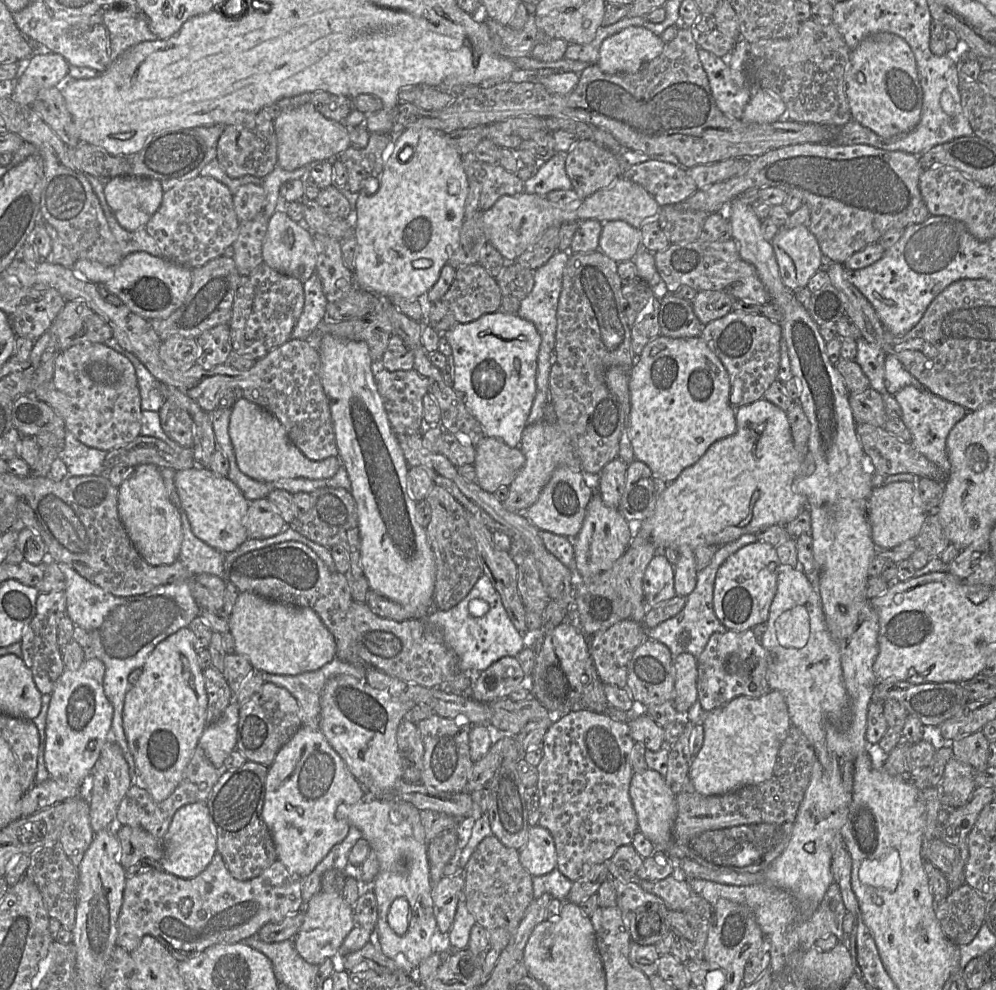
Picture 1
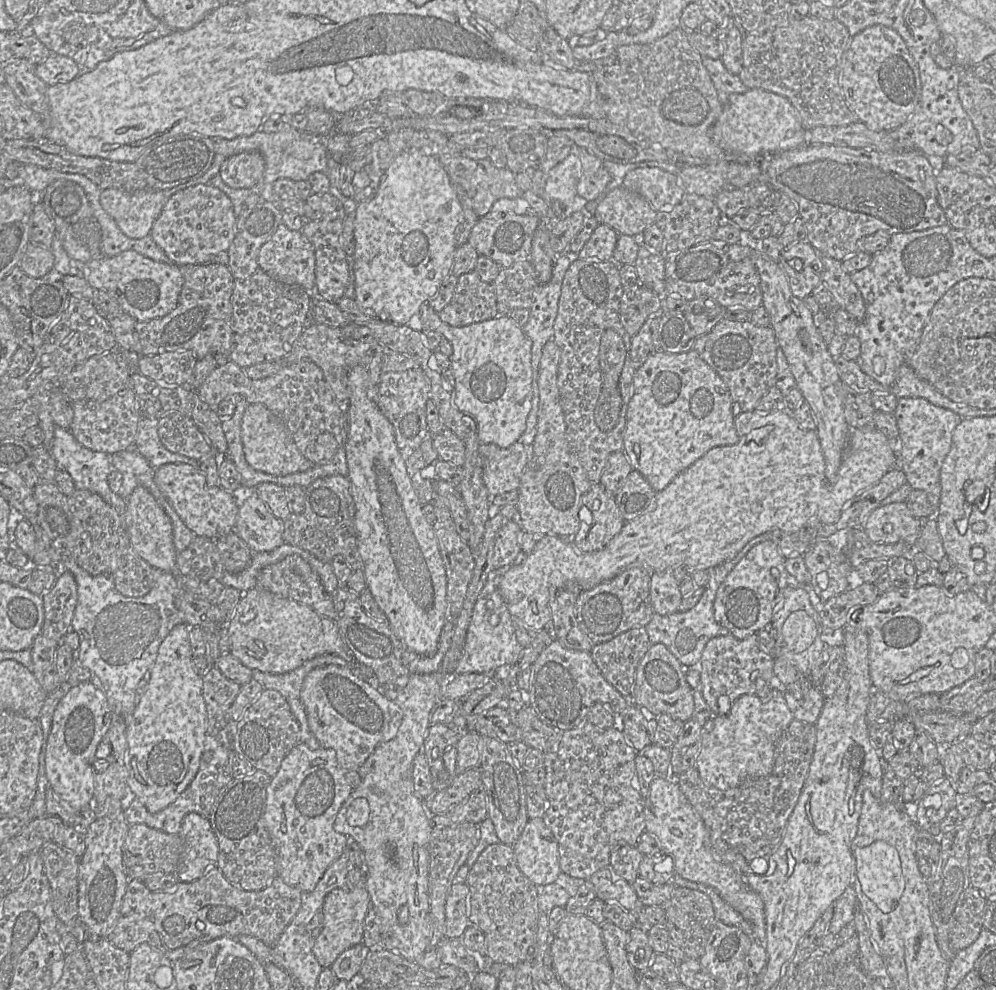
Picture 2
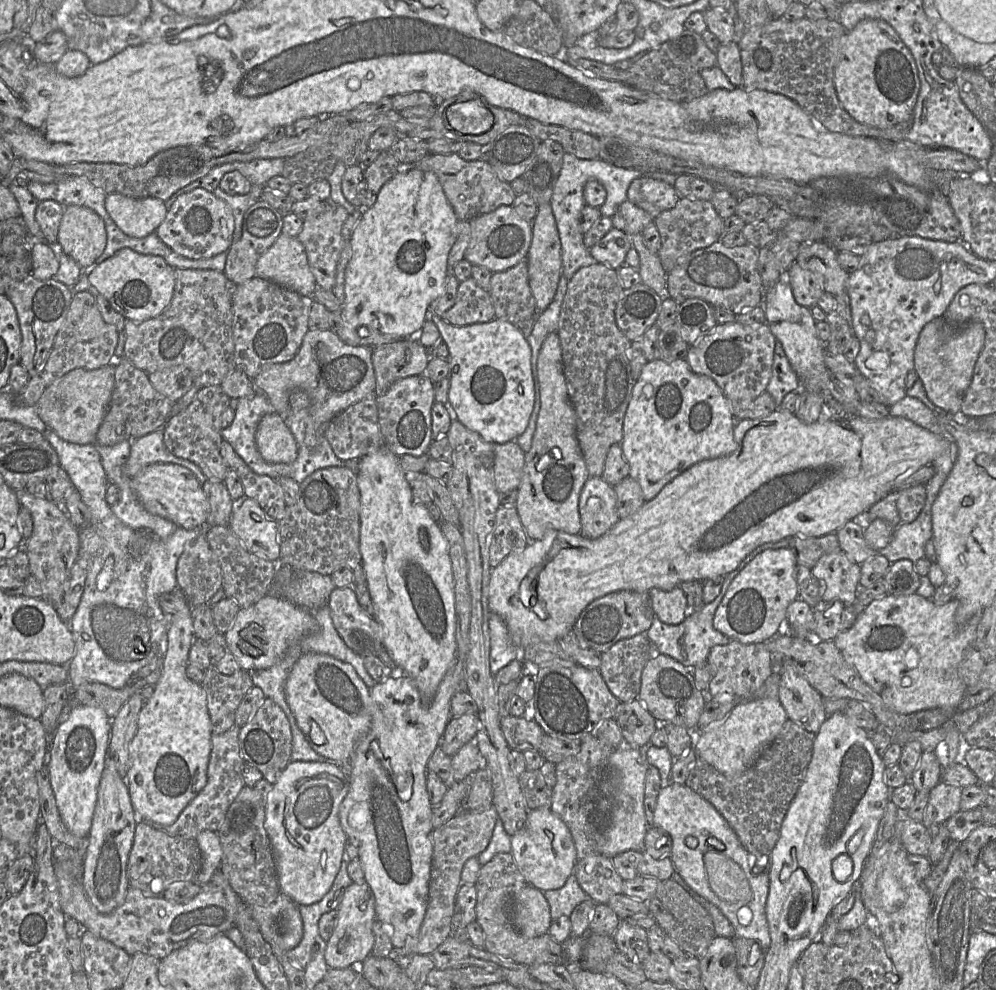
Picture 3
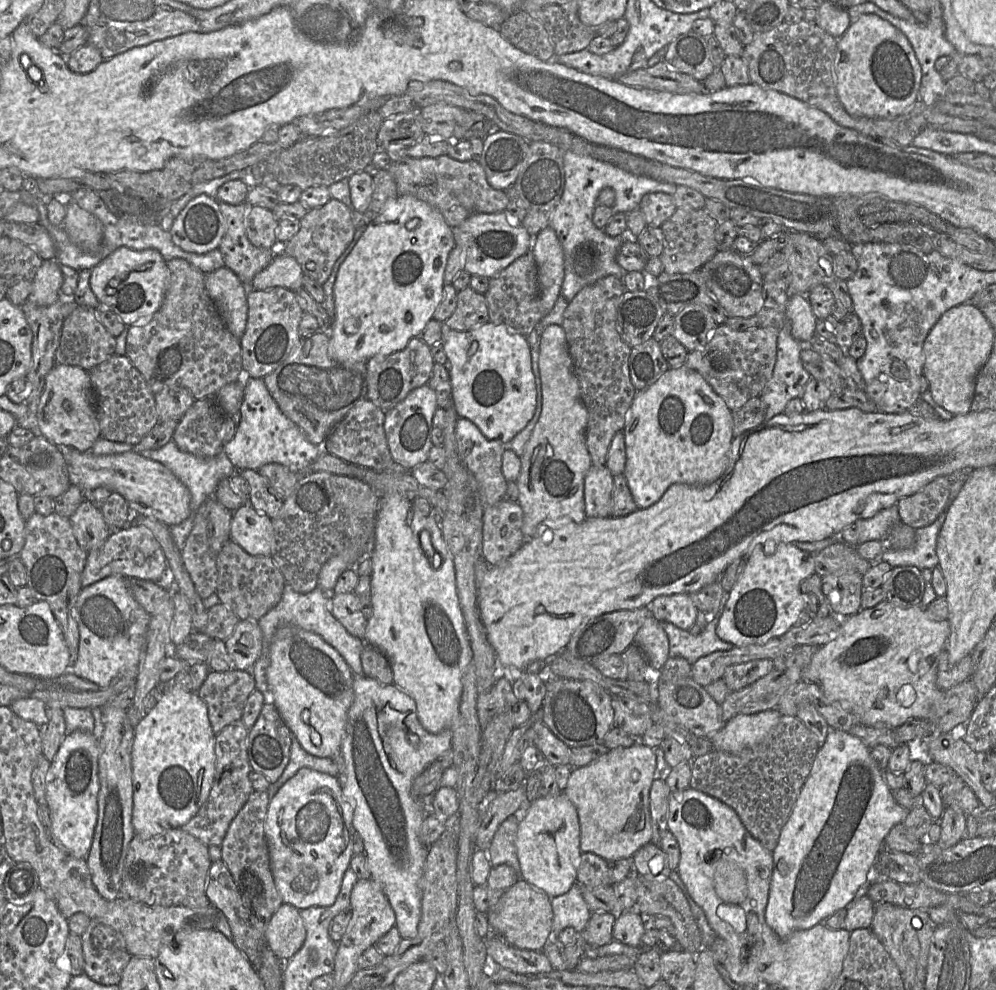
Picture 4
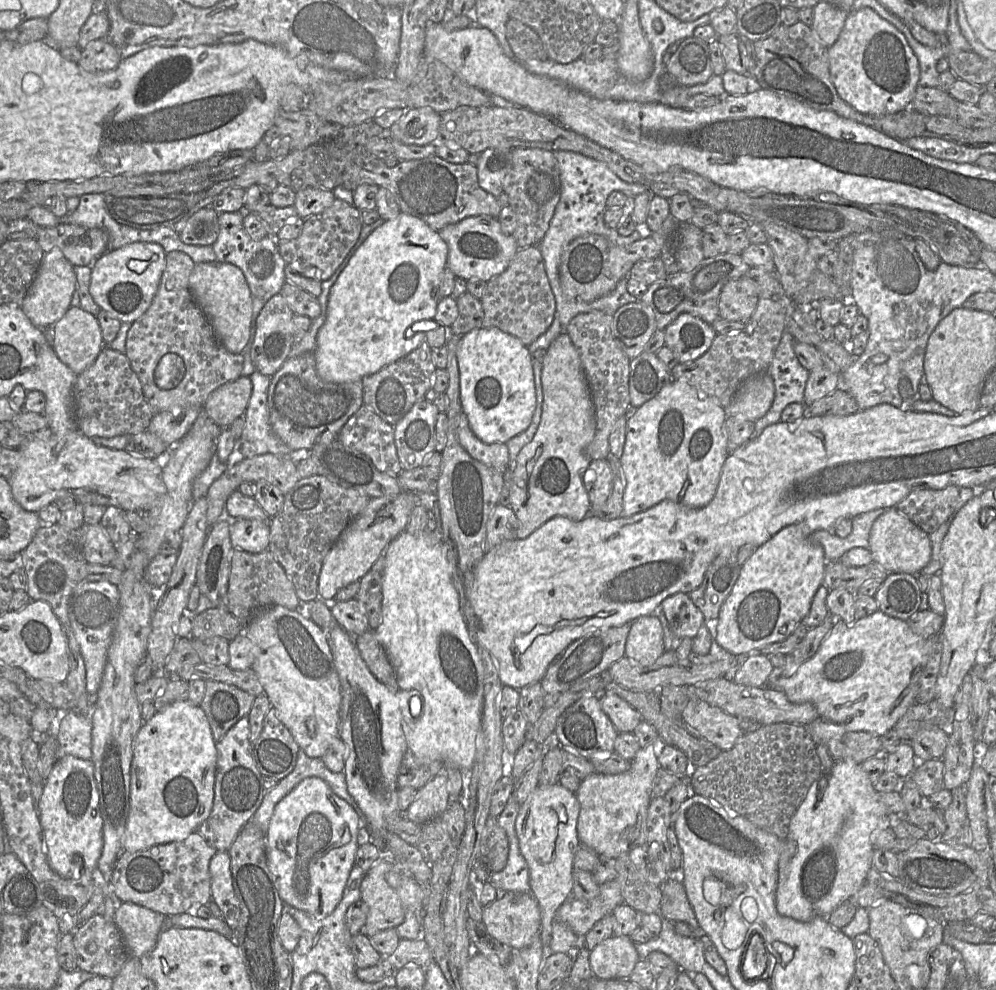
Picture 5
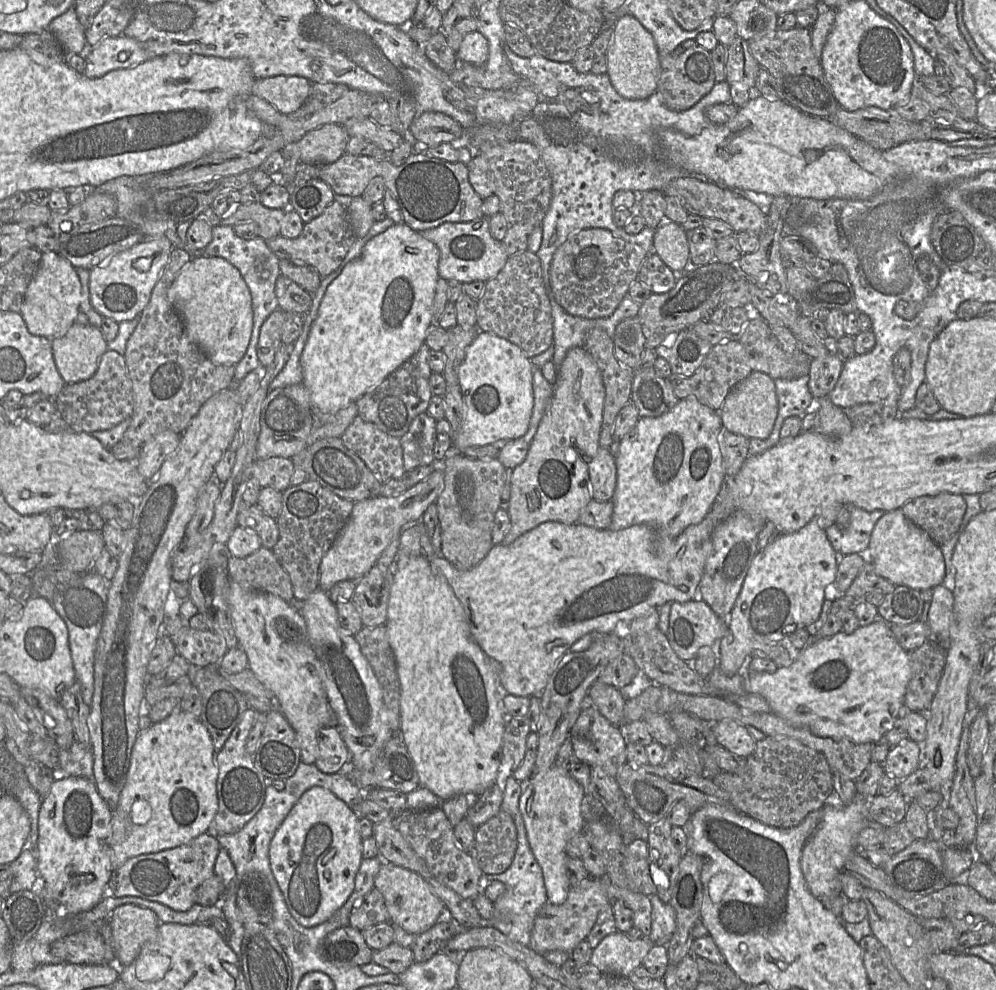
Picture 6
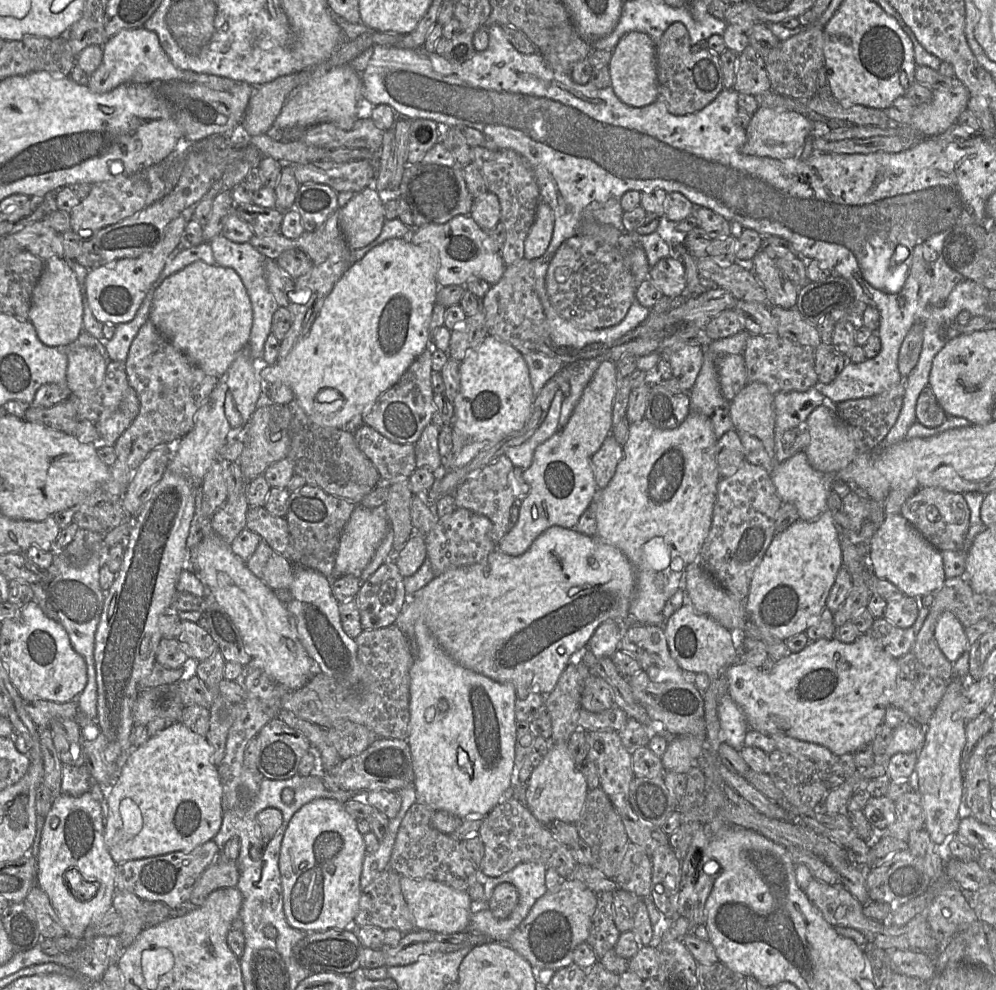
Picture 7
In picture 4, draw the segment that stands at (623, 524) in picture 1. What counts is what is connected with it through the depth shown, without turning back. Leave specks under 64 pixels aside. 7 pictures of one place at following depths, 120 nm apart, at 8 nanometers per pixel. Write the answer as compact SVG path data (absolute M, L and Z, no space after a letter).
M592 465L584 479L586 518L610 517L613 489L613 475L606 465Z

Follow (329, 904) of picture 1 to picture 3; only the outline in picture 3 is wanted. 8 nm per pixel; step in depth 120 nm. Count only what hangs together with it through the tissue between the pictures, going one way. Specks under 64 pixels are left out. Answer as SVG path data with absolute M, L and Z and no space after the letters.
M352 883L337 908L338 918L333 934L326 942L324 959L329 969L358 967L370 954L374 944L372 927L376 919L375 898L367 883Z

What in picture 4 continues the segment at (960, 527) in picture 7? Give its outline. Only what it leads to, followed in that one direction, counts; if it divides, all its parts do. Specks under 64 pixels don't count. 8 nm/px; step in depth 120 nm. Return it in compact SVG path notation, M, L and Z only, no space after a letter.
M940 476L918 492L896 503L901 523L923 528L931 525L943 511L950 496L951 479Z

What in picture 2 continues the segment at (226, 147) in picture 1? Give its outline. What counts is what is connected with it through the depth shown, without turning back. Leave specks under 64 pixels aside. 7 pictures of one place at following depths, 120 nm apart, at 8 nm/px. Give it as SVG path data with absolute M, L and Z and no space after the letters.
M257 151L243 152L227 158L221 165L223 182L234 189L256 189L265 170L265 161Z

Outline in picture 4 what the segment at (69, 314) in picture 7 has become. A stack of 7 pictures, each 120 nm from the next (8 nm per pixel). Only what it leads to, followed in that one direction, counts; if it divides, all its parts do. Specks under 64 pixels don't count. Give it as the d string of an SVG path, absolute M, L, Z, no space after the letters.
M55 259L42 260L27 300L38 306L49 306L59 300L62 284L60 263Z

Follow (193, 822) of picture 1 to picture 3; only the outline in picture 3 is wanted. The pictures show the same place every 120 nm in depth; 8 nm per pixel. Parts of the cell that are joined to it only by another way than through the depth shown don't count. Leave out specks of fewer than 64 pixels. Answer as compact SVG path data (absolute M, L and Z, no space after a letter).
M210 830L201 831L195 841L201 853L201 869L195 882L204 885L220 867L222 847L217 833Z

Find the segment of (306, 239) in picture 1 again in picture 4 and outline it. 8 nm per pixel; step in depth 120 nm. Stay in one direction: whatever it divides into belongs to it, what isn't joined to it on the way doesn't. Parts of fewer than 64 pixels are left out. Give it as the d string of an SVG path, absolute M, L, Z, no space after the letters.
M276 254L270 264L257 273L251 282L255 290L284 287L292 291L303 288L303 271L299 263L287 254Z

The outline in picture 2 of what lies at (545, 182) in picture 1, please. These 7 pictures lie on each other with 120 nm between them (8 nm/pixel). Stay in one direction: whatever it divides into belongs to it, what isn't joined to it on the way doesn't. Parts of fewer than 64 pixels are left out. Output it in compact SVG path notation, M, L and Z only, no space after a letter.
M570 153L563 161L554 166L547 174L544 197L548 201L559 201L564 207L564 217L575 211L582 211L578 205L577 186L581 173L579 157Z

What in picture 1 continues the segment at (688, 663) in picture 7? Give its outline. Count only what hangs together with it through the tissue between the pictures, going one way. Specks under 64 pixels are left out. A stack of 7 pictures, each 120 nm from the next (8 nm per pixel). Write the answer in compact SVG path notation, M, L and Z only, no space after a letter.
M661 552L654 555L645 570L643 591L647 607L654 607L676 596L674 566Z

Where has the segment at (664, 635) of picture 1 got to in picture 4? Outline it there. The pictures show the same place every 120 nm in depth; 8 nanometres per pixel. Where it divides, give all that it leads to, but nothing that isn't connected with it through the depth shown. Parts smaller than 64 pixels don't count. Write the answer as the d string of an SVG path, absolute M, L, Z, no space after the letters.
M725 593L720 608L714 614L714 620L708 622L706 627L697 635L680 629L669 622L659 621L660 626L668 637L669 657L682 657L692 665L701 657L717 651L732 649L734 647L733 644L720 639L716 634L716 626L727 599L728 593Z

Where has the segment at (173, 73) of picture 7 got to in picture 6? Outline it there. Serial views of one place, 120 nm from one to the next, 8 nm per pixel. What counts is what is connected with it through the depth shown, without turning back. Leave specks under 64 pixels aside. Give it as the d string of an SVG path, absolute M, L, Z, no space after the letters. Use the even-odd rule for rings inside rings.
M124 34L103 39L97 46L89 49L84 57L84 75L91 79L153 58L142 43ZM280 75L256 79L251 94L267 101L281 114L288 115L303 105L312 84L304 77Z

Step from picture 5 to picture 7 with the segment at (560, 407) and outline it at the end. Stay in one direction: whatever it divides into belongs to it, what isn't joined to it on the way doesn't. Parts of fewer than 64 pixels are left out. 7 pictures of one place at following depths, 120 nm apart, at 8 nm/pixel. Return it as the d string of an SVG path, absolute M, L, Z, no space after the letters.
M603 360L585 387L568 423L536 448L532 464L523 471L522 476L529 491L519 507L517 523L497 545L501 552L520 556L549 527L573 529L596 498L599 489L595 481L592 457L613 429L612 410L616 383L616 363Z

